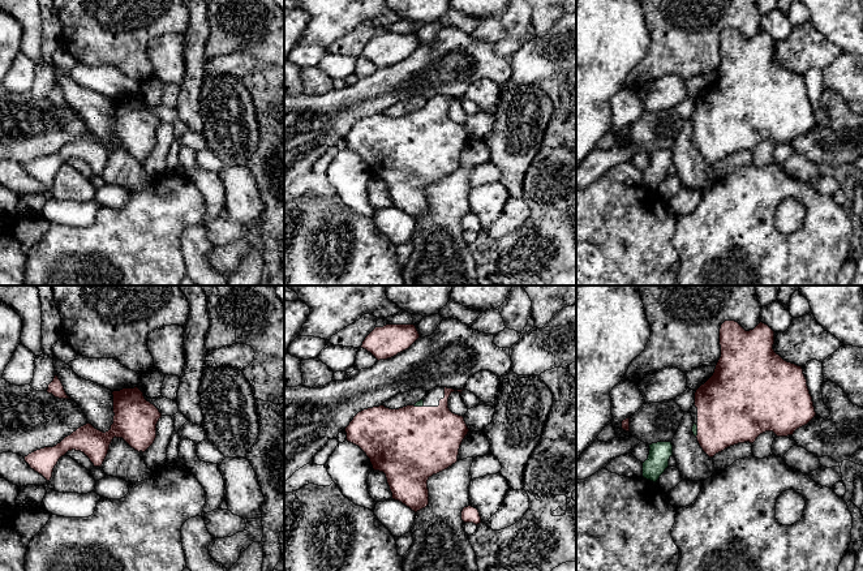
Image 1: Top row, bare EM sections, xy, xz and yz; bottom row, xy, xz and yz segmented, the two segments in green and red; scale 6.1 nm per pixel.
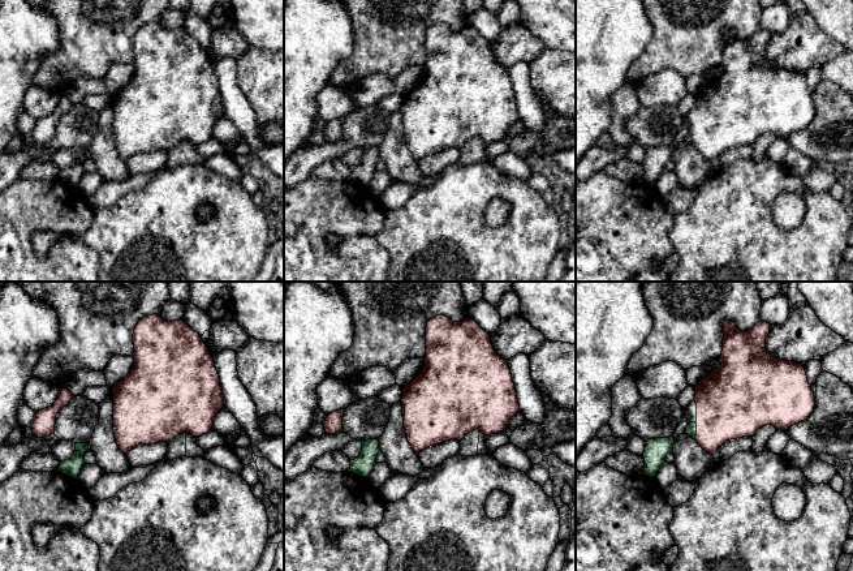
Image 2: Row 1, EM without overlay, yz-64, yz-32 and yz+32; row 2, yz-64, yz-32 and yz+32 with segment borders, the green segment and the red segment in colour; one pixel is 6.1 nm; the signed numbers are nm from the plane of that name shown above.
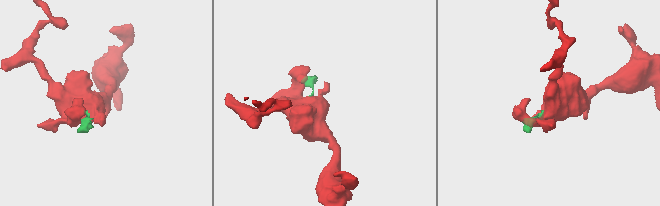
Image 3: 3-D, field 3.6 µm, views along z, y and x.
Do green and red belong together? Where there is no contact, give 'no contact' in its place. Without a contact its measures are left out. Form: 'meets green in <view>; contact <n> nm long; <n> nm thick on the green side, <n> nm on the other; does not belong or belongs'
meets green in yz; contact 80 nm long; 30 nm thick on the green side, 420 nm on the other; belongs

